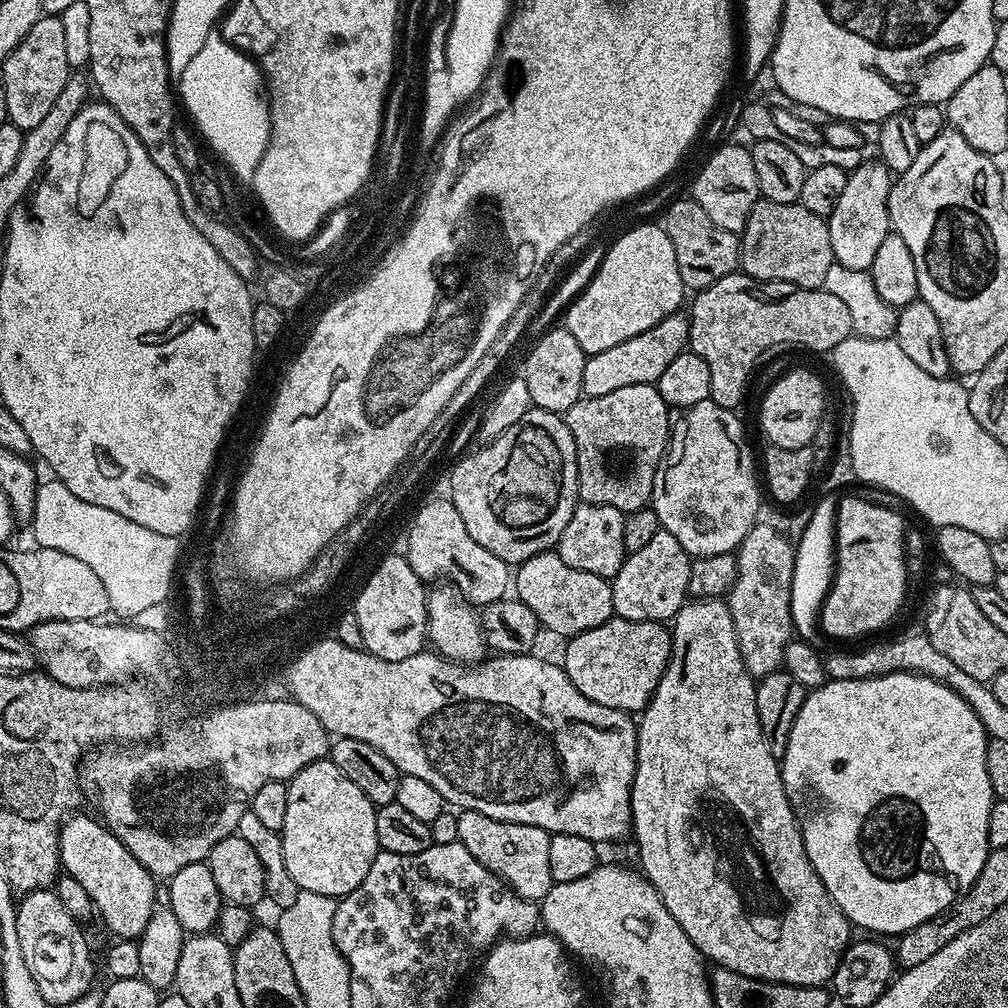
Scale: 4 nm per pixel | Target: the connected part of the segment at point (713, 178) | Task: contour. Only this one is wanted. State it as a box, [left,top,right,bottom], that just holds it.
[691,142,762,233]

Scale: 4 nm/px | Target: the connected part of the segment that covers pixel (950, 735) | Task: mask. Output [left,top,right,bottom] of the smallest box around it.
[780,672,994,938]

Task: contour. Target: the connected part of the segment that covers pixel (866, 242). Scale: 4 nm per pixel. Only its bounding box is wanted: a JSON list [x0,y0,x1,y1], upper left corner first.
[826,158,893,272]

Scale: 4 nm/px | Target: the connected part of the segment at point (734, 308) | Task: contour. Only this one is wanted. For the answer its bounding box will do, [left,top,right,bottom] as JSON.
[686,270,853,409]

